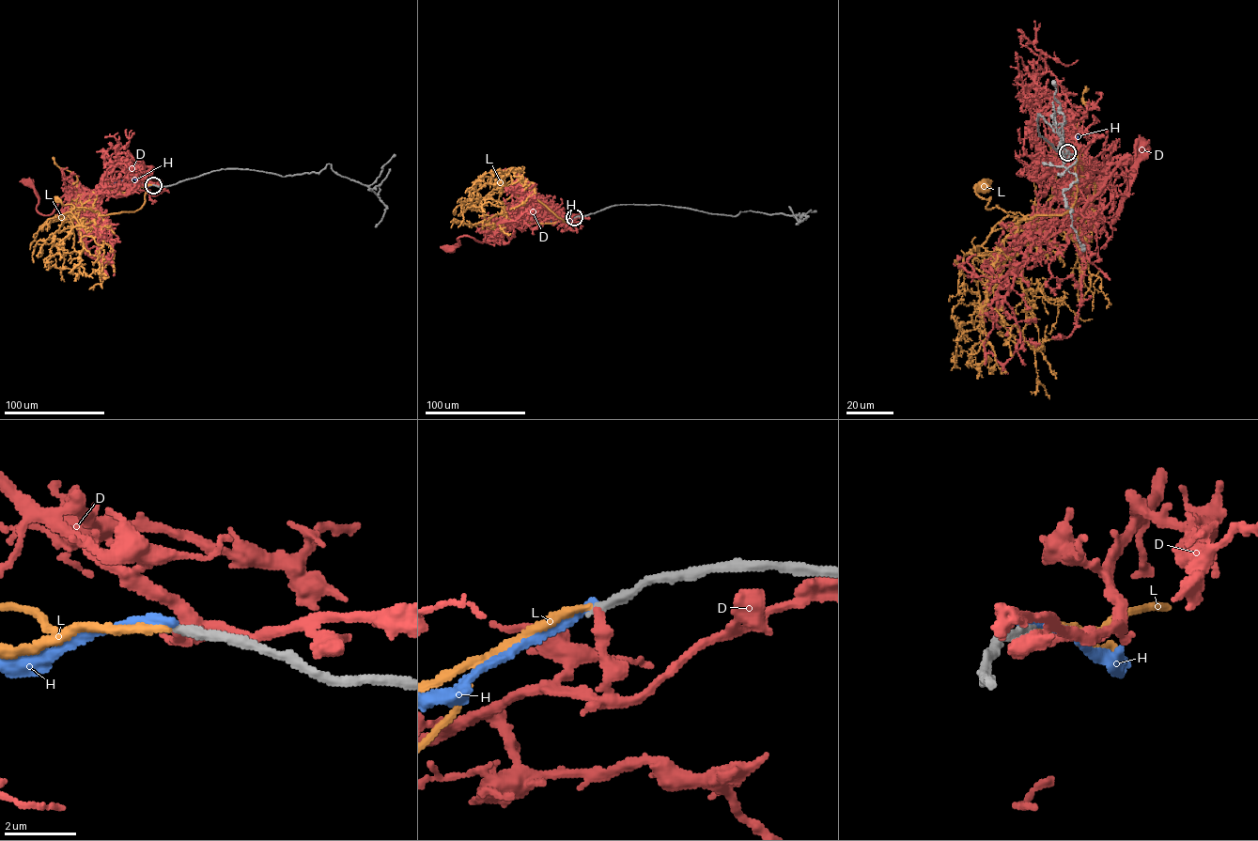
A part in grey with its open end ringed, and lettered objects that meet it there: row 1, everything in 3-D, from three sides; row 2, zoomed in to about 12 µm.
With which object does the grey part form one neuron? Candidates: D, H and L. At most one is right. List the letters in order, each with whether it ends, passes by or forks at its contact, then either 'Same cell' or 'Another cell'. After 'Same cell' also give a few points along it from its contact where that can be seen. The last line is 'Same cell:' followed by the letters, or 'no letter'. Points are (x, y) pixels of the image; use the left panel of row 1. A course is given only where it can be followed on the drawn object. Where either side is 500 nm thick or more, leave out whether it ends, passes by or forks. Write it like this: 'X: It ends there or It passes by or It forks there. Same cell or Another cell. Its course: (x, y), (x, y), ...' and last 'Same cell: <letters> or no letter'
D: It ends there. Another cell
H: It ends there. Another cell
L: It ends there. Same cell. Its course: (153, 185), (142, 183), (145, 203), (134, 211), (99, 215), (57, 199)
Same cell: L

